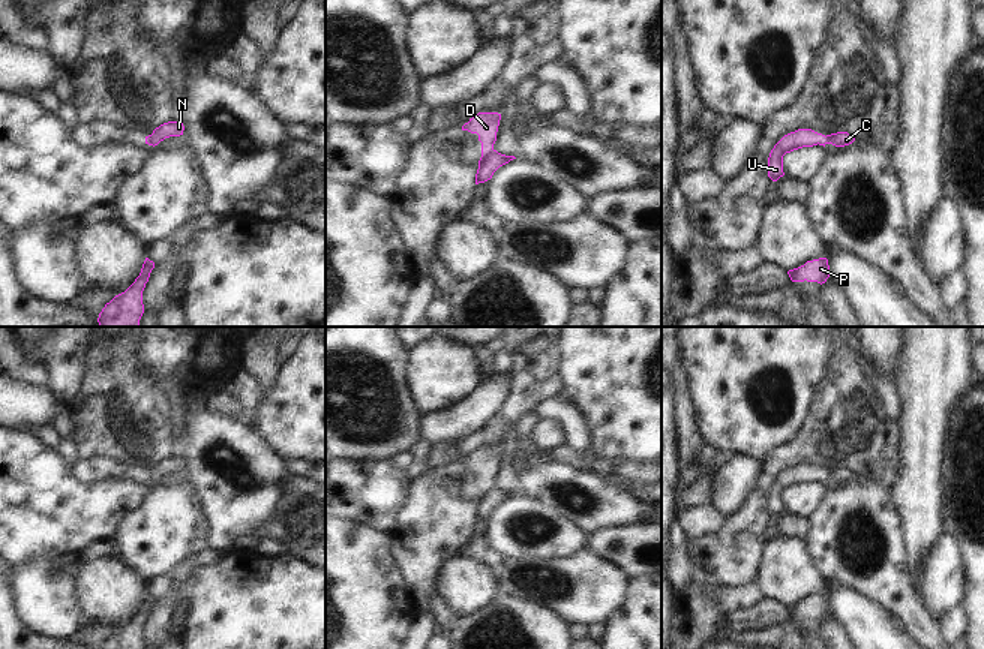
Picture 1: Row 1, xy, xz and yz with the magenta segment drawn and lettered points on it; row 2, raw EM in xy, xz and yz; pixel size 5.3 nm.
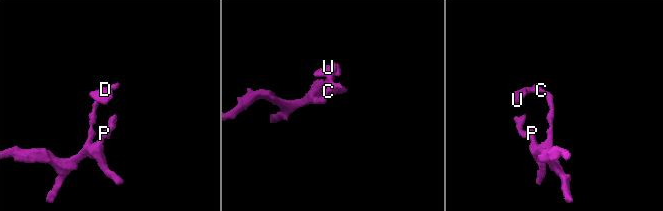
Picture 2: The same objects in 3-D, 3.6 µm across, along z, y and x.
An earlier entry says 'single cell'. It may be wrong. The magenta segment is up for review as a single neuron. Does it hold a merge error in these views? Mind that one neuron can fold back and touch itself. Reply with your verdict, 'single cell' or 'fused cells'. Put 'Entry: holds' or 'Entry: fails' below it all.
fused cells
Entry: fails

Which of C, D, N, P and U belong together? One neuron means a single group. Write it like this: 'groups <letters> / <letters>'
groups C N P / D U

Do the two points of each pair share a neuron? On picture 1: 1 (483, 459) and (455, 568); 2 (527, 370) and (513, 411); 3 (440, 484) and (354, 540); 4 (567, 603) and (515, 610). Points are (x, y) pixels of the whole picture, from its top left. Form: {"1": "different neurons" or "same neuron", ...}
{"1": "different neurons", "2": "same neuron", "3": "different neurons", "4": "different neurons"}

